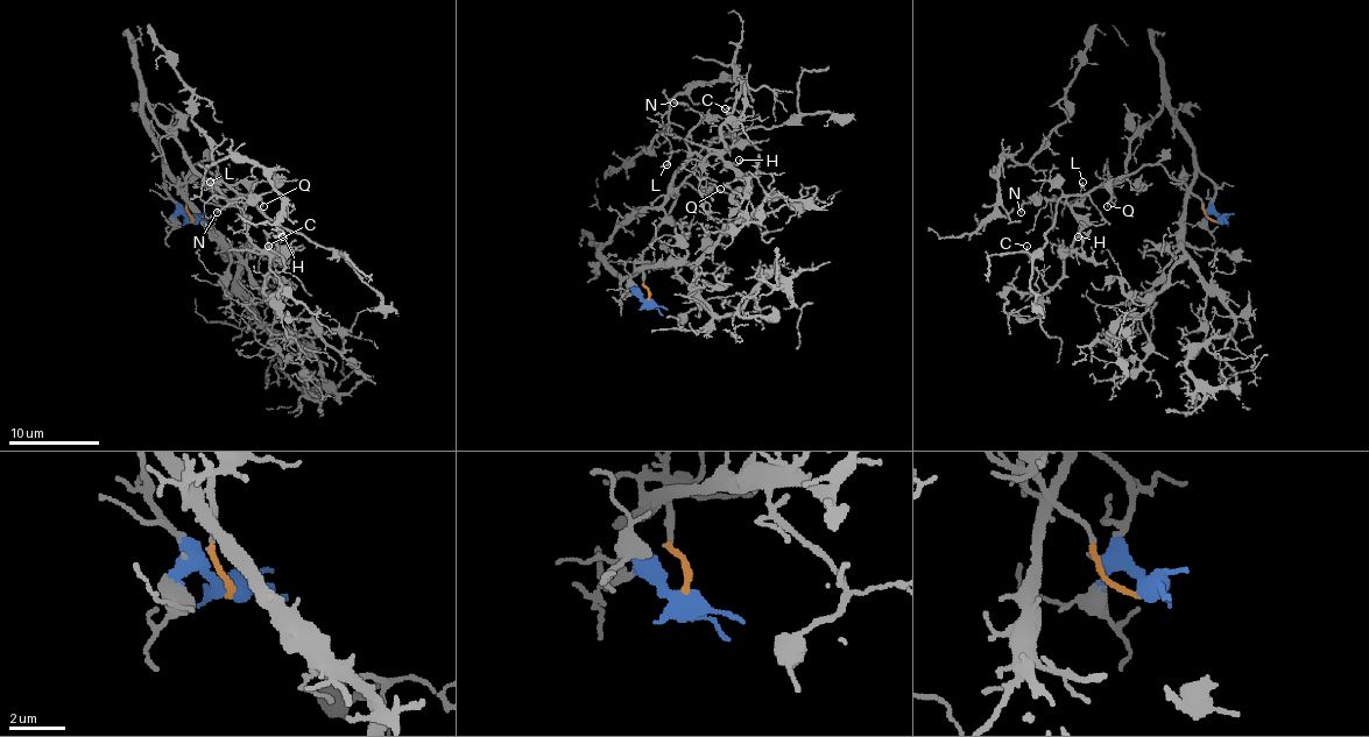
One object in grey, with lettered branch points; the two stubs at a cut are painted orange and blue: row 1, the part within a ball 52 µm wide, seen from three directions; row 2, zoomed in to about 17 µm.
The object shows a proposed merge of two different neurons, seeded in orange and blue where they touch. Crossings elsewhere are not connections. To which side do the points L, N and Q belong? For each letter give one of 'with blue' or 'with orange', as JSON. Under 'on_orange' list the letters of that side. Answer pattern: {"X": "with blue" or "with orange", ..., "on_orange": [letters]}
{"L": "with blue", "N": "with blue", "Q": "with orange", "on_orange": ["Q"]}

